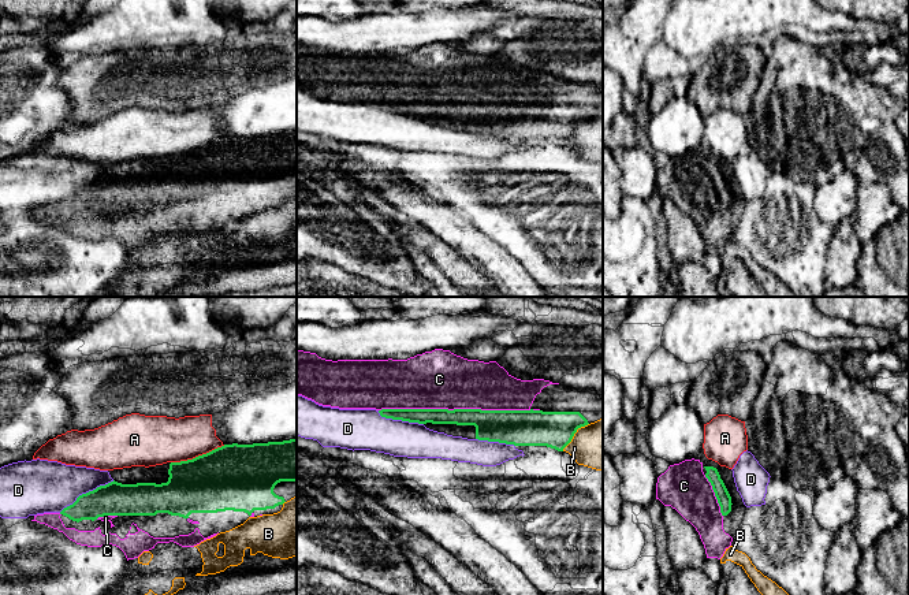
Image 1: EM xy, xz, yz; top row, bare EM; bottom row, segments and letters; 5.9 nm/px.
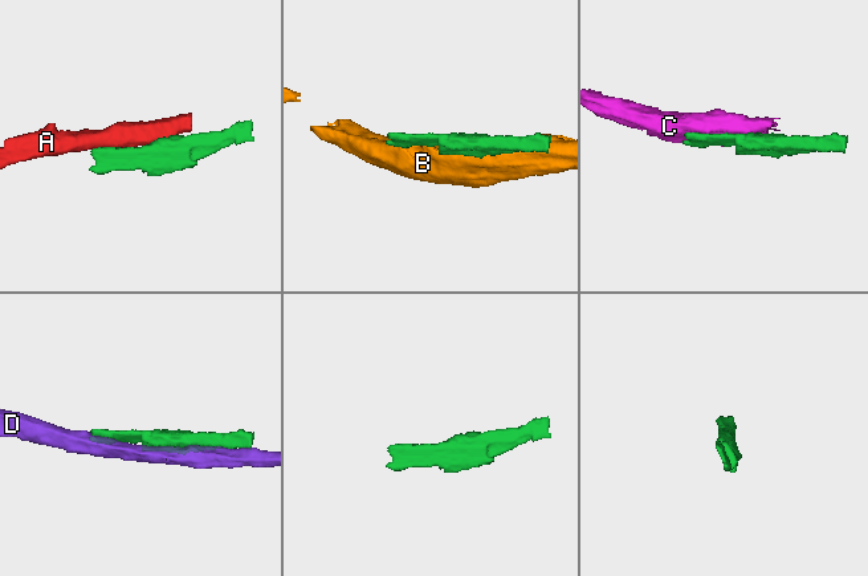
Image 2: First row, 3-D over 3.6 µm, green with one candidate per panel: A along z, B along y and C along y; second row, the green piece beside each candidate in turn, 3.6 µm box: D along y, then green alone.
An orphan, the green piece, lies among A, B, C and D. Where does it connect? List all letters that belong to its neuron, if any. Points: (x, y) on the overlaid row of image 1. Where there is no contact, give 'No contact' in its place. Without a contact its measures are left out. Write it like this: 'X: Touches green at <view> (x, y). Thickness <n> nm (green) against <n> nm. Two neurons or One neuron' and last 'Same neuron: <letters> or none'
A: Touches green at xy (198, 456). Thickness 380 nm (green) against 280 nm. Two neurons
B: Touches green at xz (573, 435). Thickness 220 nm (green) against 280 nm. Two neurons
C: Touches green at xz (459, 409). Thickness 190 nm (green) against 340 nm. One neuron
D: Touches green at xy (86, 493). Thickness 190 nm (green) against 300 nm. Two neurons
Same neuron: C

